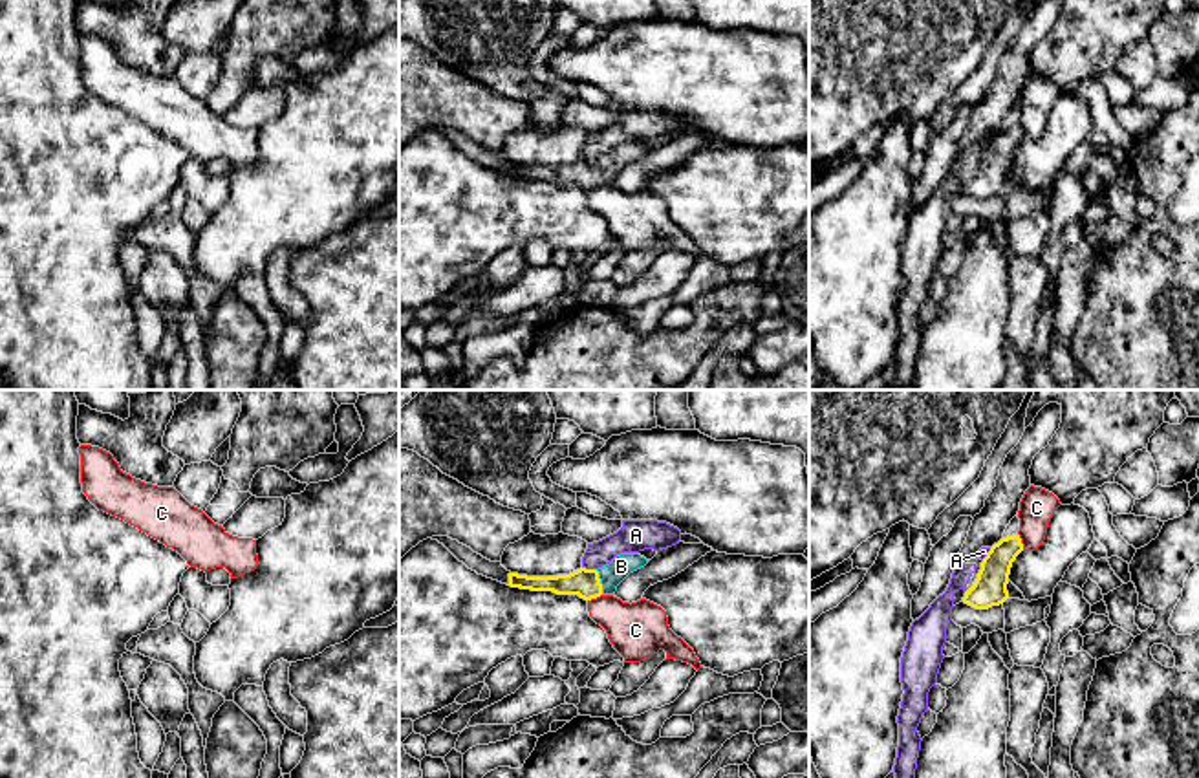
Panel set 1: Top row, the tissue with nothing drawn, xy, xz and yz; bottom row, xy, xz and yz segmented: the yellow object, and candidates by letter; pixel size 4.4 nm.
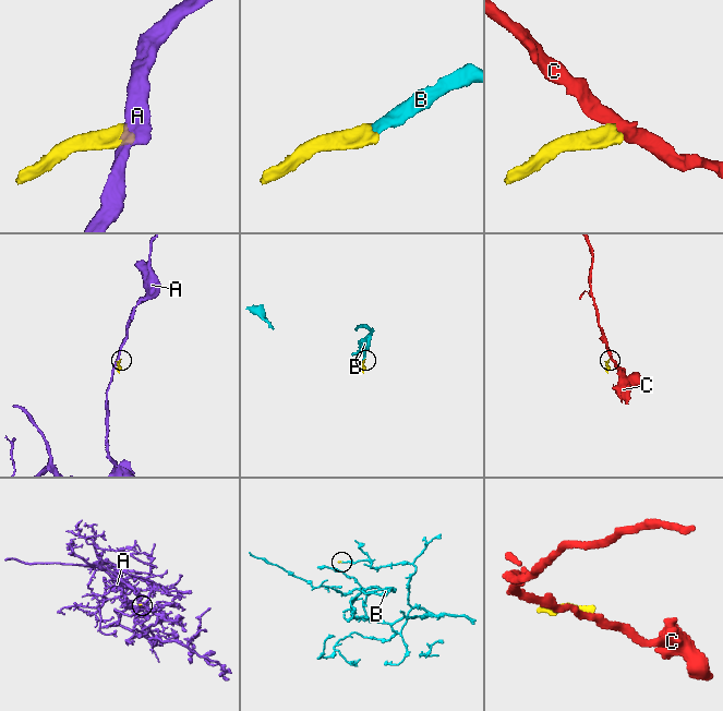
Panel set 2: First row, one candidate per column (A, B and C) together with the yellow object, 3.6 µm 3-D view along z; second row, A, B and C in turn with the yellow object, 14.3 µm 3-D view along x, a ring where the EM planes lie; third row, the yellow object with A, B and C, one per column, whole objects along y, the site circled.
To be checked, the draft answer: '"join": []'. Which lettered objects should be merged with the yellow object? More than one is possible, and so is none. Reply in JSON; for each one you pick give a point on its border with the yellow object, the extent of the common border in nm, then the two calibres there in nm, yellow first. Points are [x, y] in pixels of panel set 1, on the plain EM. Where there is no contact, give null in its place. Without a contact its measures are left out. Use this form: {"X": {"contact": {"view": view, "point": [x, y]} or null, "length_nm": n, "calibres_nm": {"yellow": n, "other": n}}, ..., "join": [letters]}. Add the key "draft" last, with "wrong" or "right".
{"B": {"contact": {"view": "xz", "point": [599, 172]}, "length_nm": 120, "calibres_nm": {"yellow": 130, "other": 100}}, "join": ["B"], "draft": "wrong"}

